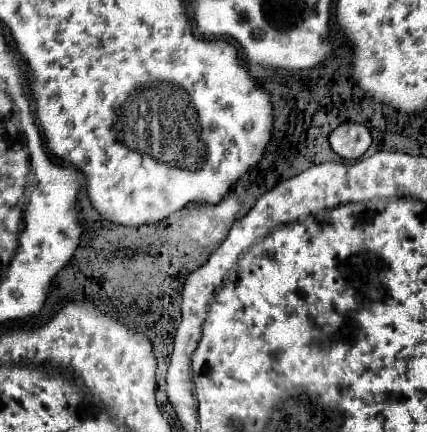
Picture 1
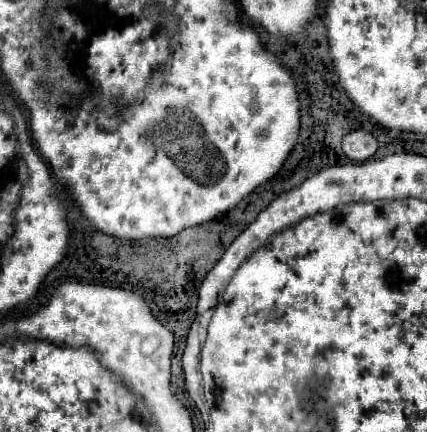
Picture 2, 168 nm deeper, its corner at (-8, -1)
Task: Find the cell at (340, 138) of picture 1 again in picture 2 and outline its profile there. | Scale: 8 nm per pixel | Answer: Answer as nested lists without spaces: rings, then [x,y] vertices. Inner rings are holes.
[[[356,130],[344,136],[342,142],[344,154],[354,162],[364,162],[376,152],[376,138],[364,130]]]

